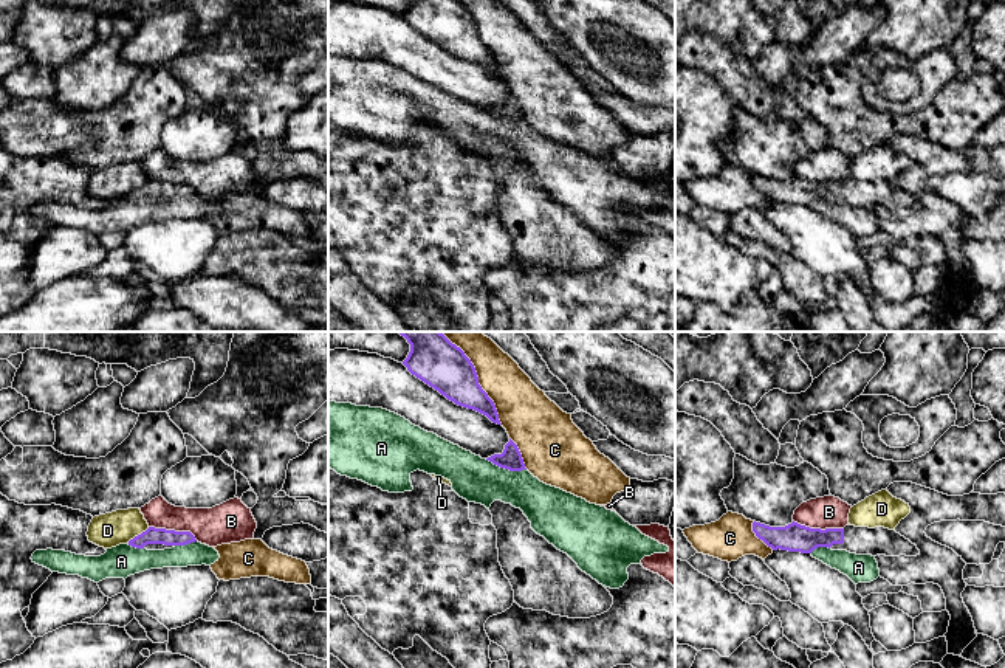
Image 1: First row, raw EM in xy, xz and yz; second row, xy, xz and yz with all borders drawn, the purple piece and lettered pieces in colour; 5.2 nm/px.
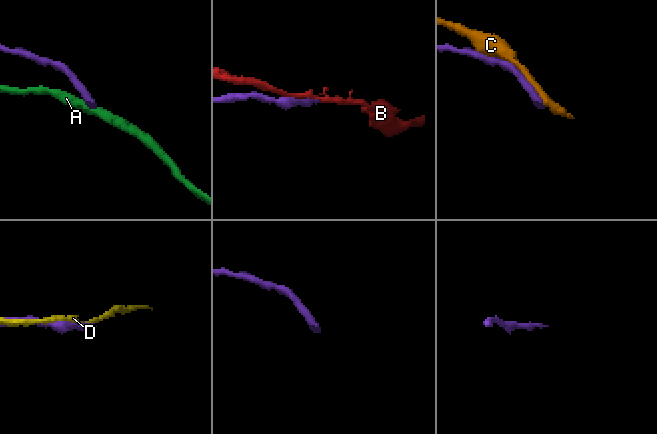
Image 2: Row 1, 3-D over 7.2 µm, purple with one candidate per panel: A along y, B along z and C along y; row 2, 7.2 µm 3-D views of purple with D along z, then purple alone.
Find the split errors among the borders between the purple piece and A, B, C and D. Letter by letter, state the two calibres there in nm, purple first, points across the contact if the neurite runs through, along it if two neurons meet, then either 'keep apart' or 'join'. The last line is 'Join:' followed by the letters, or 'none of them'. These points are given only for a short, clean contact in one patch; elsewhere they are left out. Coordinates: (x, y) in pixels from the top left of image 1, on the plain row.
A: 110/240 nm | keep apart
B: 140/170 nm | keep apart
C: 240/260 nm | keep apart
D: 90/180 nm | keep apart
Join: none of them

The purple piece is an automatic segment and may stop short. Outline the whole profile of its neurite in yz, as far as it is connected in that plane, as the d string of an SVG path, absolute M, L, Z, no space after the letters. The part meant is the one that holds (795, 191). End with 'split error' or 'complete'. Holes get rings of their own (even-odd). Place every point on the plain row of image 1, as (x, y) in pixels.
M753 175L753 184L773 203L811 206L818 200L847 203L856 208L917 209L920 203L909 192L884 180L810 181L797 175L770 180Z; split error

